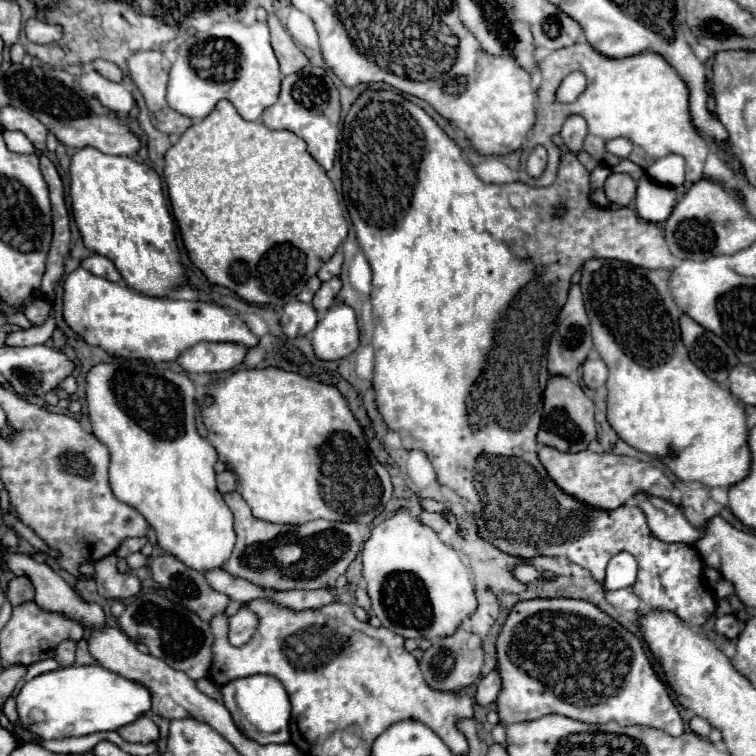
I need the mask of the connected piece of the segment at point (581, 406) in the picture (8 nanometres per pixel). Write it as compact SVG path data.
M550 374L548 386L544 390L544 414L538 432L538 442L546 446L554 446L562 452L580 452L588 448L592 440L596 440L594 402L584 394L578 382L572 382L570 378L560 374Z

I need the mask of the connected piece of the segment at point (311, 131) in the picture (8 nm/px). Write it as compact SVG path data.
M306 66L296 74L284 76L280 98L274 106L264 110L262 122L272 130L288 130L300 136L306 142L310 156L324 170L332 170L340 136L340 98L338 88L324 72L324 68Z

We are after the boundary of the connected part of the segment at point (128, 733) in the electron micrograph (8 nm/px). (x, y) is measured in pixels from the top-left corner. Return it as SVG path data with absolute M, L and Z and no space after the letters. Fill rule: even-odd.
M140 716L140 720L134 720L132 724L118 728L118 734L128 742L142 742L142 744L160 738L158 726L148 716Z

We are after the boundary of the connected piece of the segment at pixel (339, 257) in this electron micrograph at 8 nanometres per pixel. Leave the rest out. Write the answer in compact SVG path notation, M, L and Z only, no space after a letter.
M336 252L328 262L322 264L322 268L318 272L318 278L324 282L324 280L330 280L332 276L340 276L342 262L344 262L344 254L342 252Z

